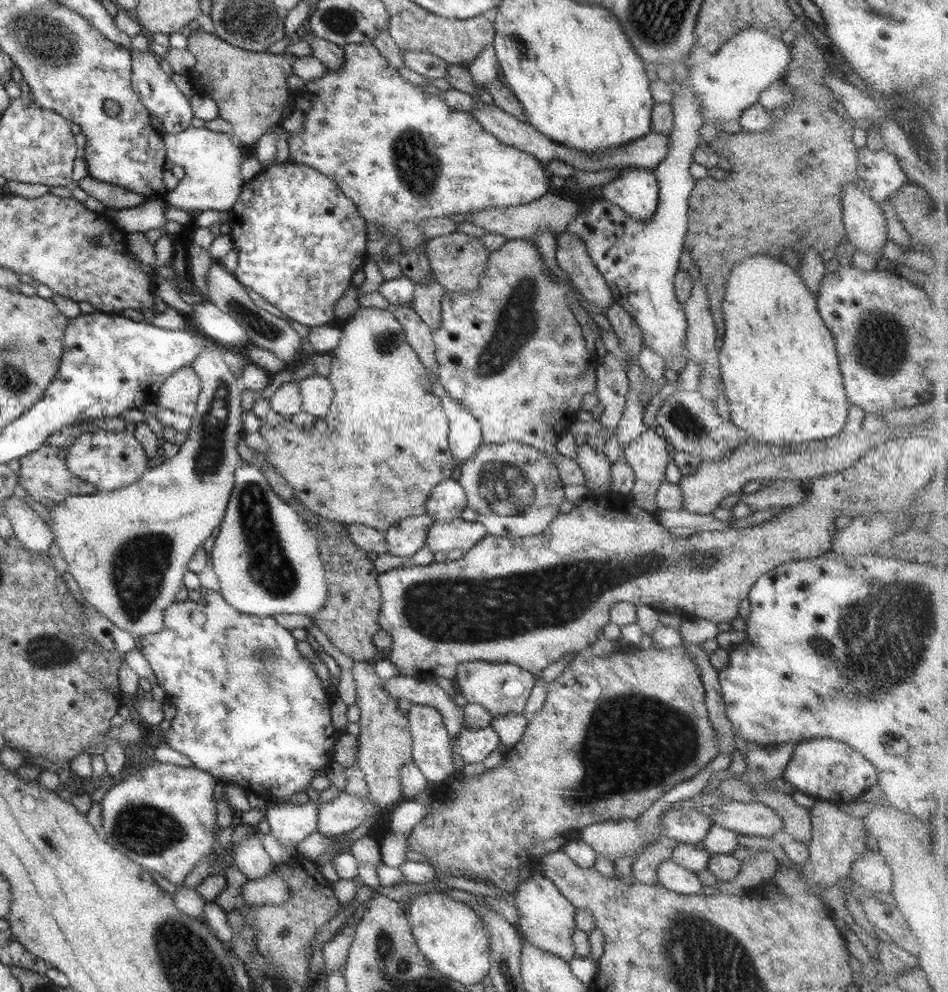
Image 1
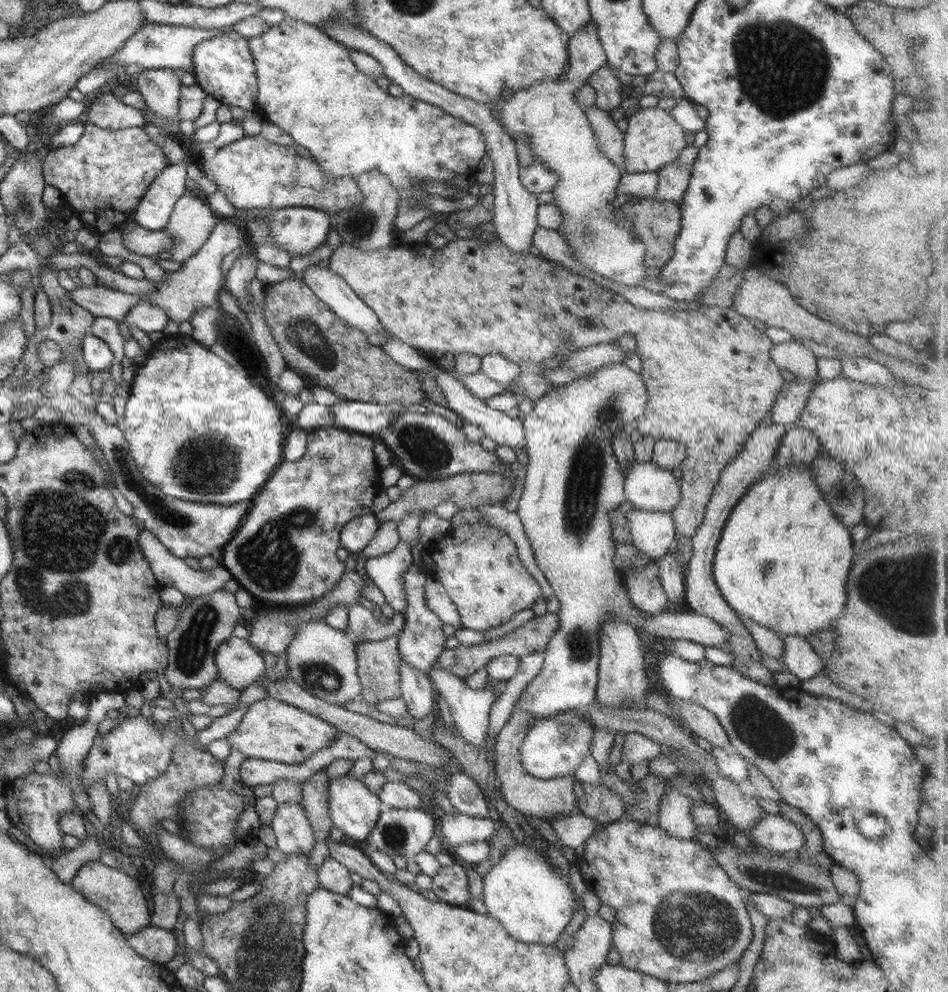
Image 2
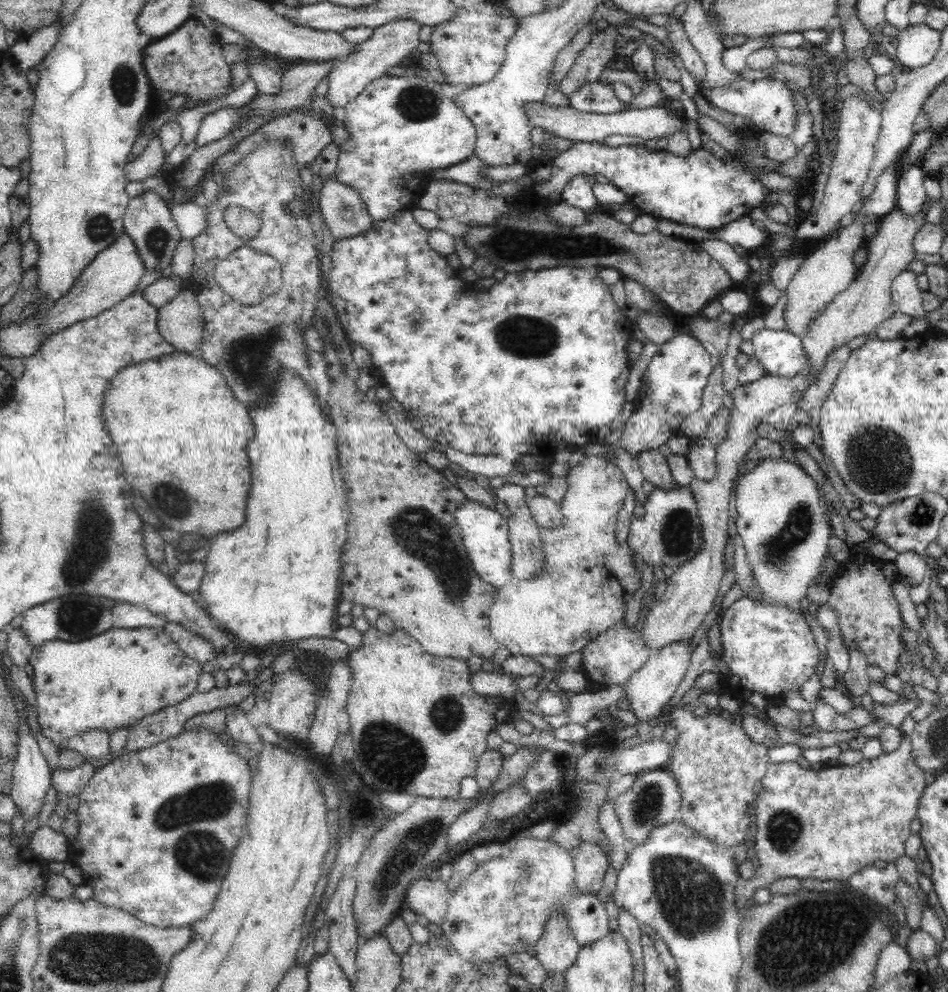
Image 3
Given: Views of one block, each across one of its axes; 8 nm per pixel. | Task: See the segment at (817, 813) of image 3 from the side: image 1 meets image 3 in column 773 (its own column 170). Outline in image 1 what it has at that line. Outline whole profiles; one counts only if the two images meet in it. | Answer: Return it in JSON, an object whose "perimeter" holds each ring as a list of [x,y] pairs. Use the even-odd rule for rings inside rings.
{"perimeter":[[[153,760],[147,761],[145,767],[126,780],[119,780],[118,784],[106,790],[101,805],[101,835],[113,849],[125,855],[135,864],[157,872],[173,886],[182,886],[182,882],[203,859],[217,850],[218,836],[216,834],[215,800],[213,788],[215,779],[207,772],[199,771],[191,765],[187,768],[173,764],[161,764]]]}

